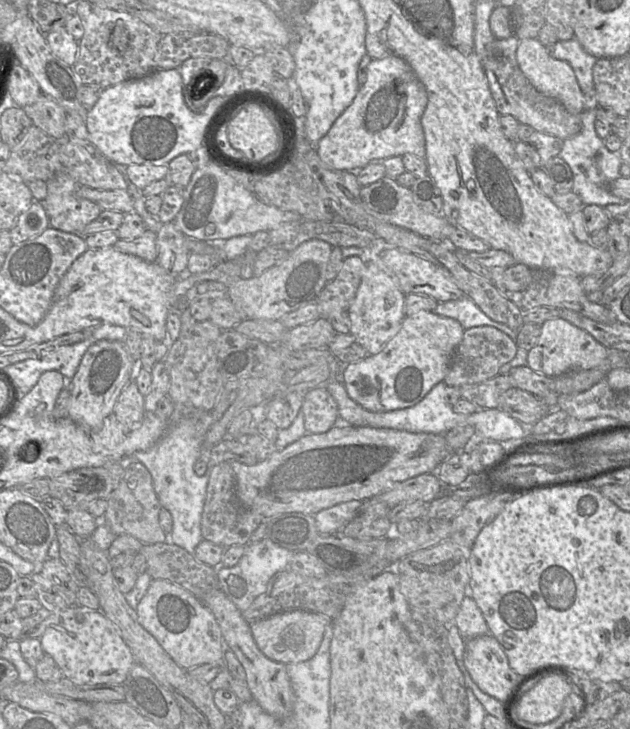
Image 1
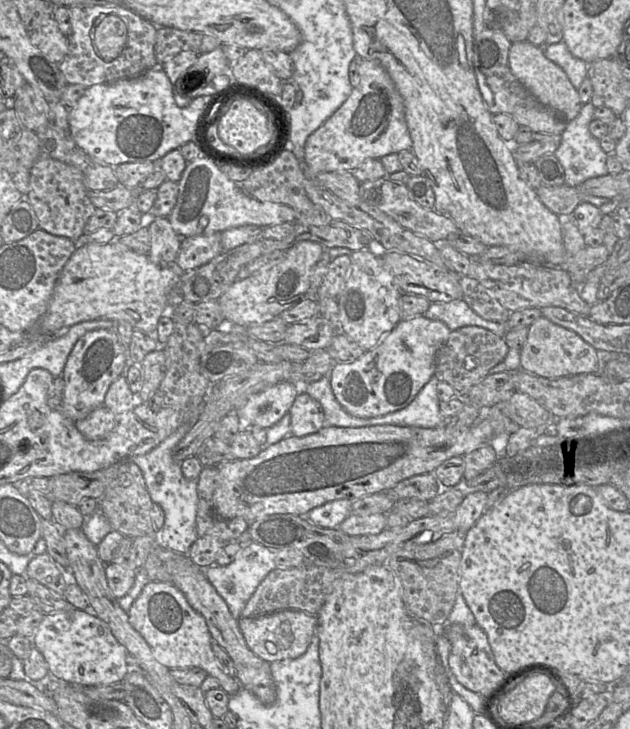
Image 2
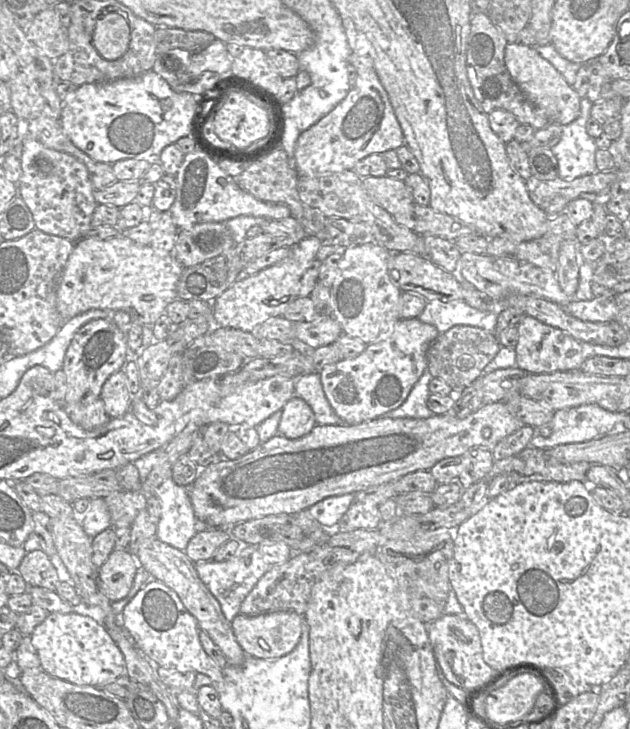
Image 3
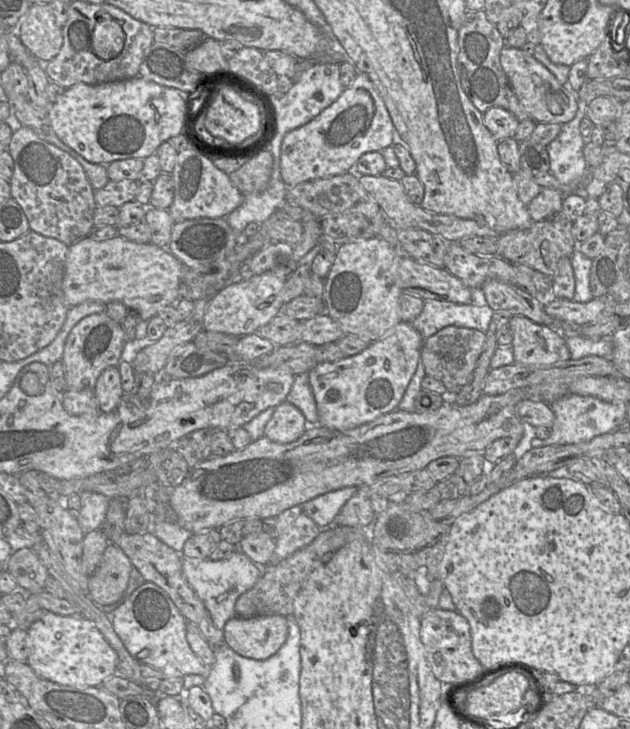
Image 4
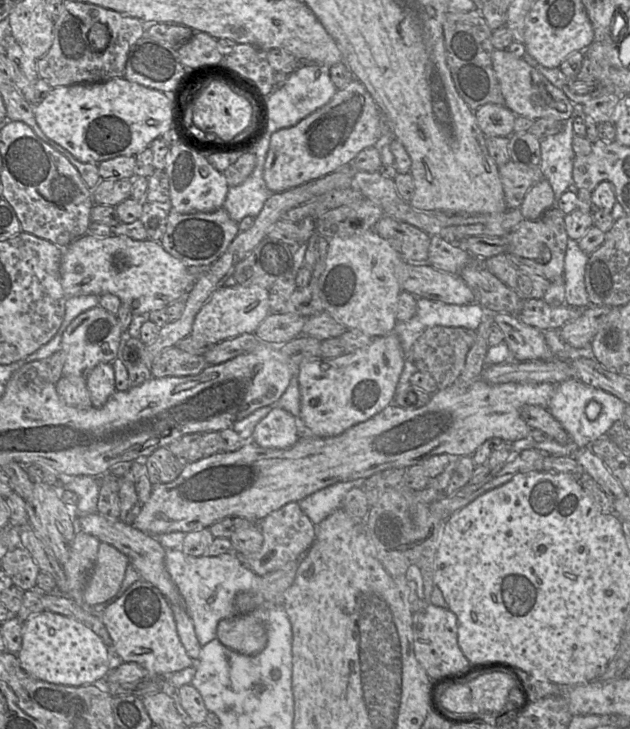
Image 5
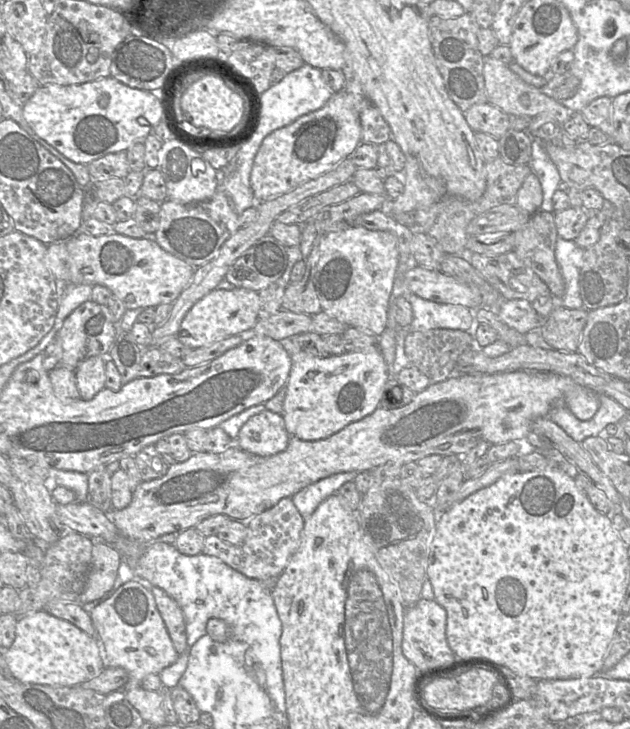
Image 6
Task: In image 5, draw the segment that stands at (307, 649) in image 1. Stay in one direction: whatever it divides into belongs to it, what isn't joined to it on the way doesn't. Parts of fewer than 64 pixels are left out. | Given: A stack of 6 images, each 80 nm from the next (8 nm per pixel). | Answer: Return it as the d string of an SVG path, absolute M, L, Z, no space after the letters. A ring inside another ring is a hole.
M250 615L222 619L216 638L227 648L248 656L259 654L267 645L265 627Z

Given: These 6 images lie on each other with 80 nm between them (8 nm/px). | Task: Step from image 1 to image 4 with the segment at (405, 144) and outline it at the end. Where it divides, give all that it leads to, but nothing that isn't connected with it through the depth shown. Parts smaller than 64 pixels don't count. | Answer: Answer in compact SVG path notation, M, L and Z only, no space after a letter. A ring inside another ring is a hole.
M357 72L352 84L343 90L337 100L311 121L284 136L280 150L280 174L288 188L310 180L341 175L352 171L363 154L381 151L396 141L396 131L384 100L369 77L365 73Z

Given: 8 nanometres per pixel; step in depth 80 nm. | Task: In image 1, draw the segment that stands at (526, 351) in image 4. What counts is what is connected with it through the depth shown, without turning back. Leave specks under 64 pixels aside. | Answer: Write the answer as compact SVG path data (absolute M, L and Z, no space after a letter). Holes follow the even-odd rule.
M550 319L541 325L541 334L528 351L527 366L545 376L556 378L571 370L587 370L600 366L608 356L608 349L588 332L561 319Z

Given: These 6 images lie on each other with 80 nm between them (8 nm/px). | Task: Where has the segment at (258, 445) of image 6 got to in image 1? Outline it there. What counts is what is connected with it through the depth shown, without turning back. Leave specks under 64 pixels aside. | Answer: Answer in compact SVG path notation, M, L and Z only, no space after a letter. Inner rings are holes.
M316 387L304 393L300 410L304 415L306 434L321 434L338 424L338 406L325 387Z

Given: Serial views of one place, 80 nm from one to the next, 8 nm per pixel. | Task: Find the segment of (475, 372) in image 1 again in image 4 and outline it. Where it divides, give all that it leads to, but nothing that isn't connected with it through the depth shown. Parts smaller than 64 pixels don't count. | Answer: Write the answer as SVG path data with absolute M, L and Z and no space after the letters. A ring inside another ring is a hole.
M447 326L424 340L420 361L427 375L444 384L447 396L456 396L474 371L485 342L485 332L471 328Z

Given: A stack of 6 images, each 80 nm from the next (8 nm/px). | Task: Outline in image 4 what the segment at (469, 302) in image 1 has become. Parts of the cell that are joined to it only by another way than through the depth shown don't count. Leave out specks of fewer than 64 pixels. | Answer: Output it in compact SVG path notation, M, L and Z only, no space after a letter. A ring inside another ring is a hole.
M481 299L470 304L424 300L422 312L410 322L425 340L447 326L487 332L494 310Z

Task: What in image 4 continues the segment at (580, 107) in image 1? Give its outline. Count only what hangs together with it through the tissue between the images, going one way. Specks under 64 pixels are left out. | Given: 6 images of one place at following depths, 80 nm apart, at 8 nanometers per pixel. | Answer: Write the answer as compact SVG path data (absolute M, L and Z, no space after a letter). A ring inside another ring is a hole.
M505 46L500 53L500 64L519 102L535 122L563 125L571 121L578 110L578 99L564 88L556 77L532 54L521 48Z

